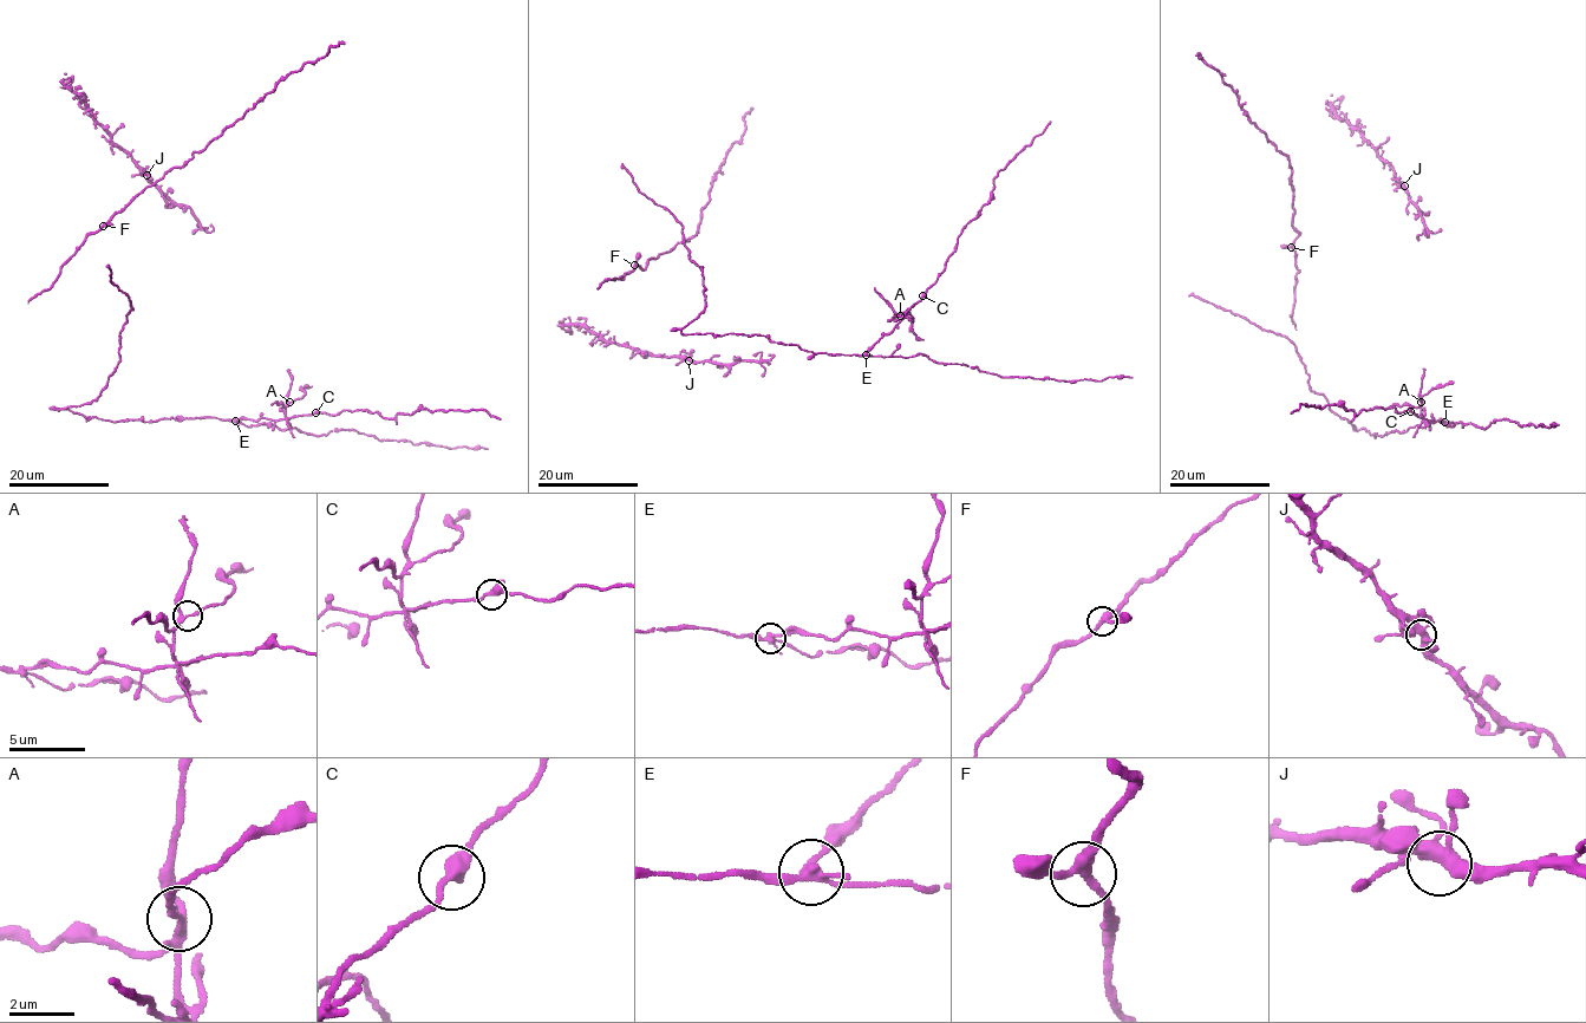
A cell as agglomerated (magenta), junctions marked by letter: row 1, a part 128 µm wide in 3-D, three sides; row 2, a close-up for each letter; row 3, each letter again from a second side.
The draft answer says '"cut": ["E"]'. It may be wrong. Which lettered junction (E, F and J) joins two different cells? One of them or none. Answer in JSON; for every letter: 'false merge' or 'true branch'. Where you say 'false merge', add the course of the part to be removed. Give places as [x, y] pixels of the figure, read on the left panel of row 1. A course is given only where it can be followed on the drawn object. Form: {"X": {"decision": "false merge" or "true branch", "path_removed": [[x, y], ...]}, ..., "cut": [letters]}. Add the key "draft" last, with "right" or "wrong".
{"E": {"decision": "false merge", "path_removed": [[235, 421], [281, 421], [346, 410], [393, 418], [428, 408], [482, 409], [501, 418]]}, "F": {"decision": "true branch"}, "J": {"decision": "true branch"}, "cut": ["E"], "draft": "right"}

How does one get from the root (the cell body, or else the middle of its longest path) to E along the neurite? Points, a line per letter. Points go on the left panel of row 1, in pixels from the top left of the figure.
E: (100, 393), (90, 402), (59, 410), (69, 409), (113, 422), (171, 417), (235, 421)

